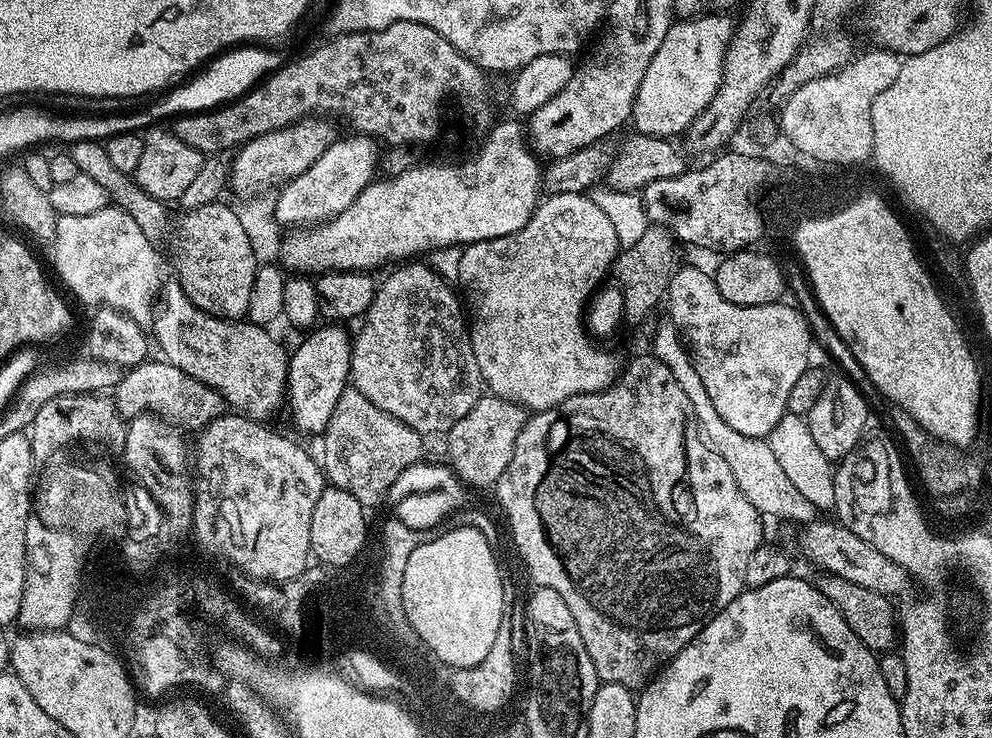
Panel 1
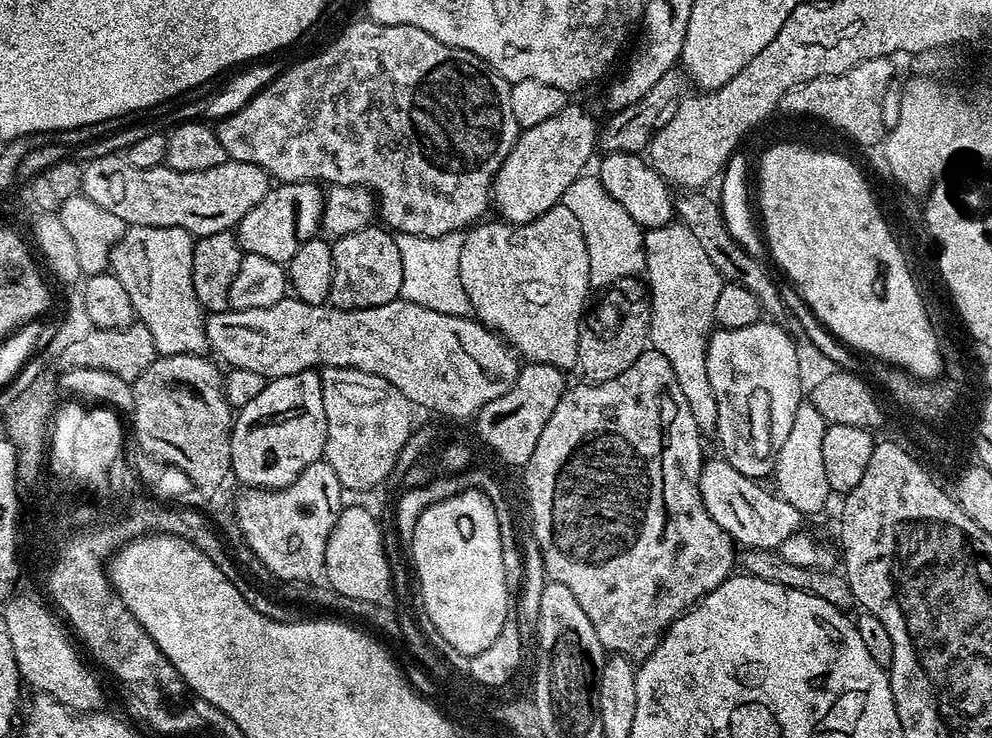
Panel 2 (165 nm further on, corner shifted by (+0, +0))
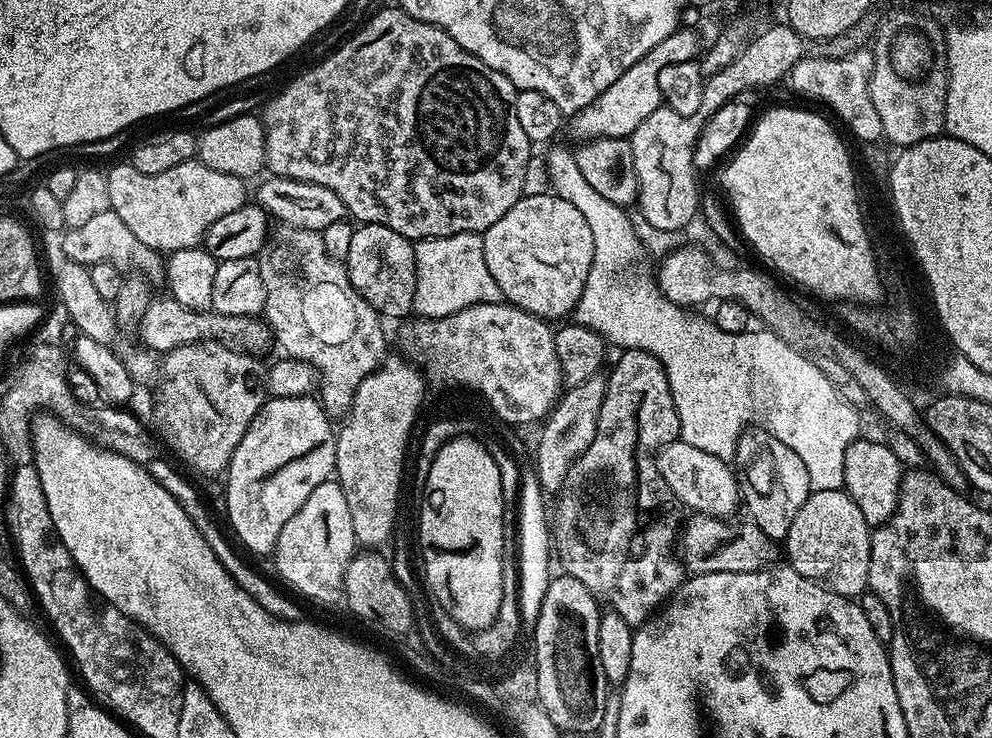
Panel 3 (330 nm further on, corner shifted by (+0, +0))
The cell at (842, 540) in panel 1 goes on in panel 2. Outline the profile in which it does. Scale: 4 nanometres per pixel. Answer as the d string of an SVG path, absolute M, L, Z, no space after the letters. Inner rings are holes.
M718 457L707 459L700 469L697 480L703 505L714 522L722 530L726 530L731 539L745 549L779 549L782 542L786 542L790 535L802 527L804 514L788 502L781 495L772 494L759 481L754 481L742 475L730 466L727 460Z

